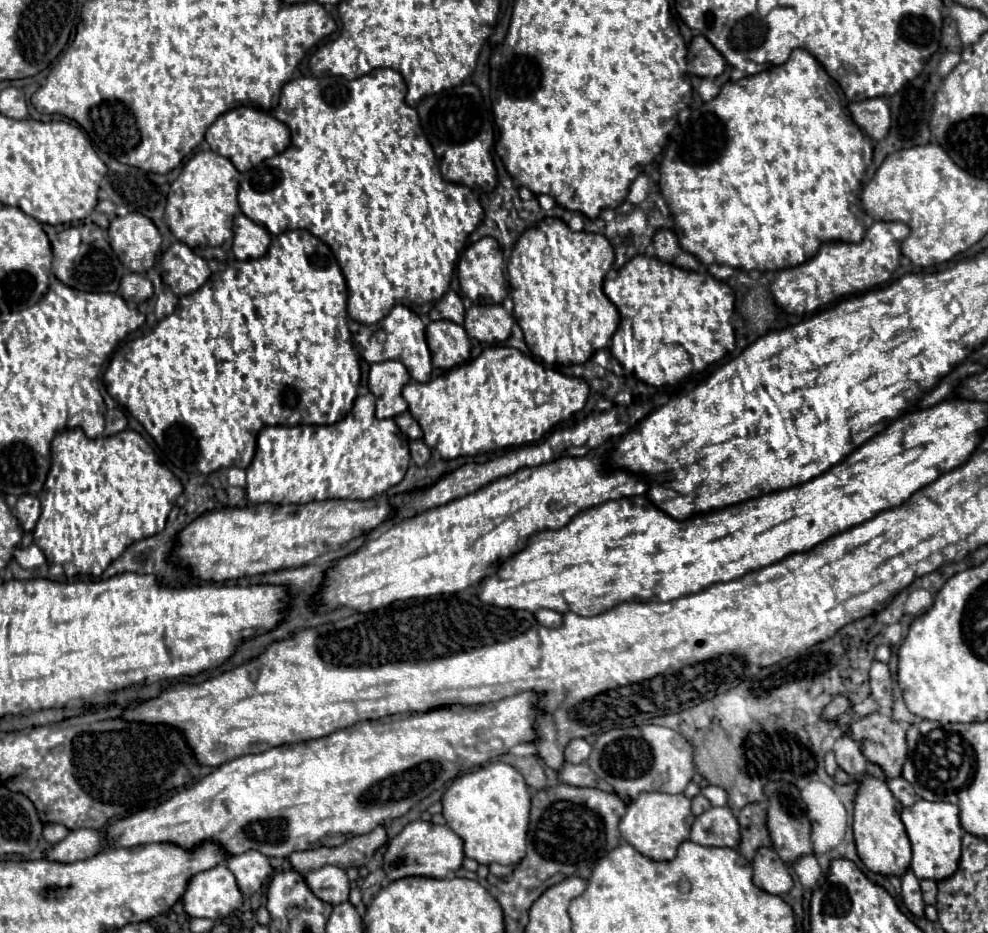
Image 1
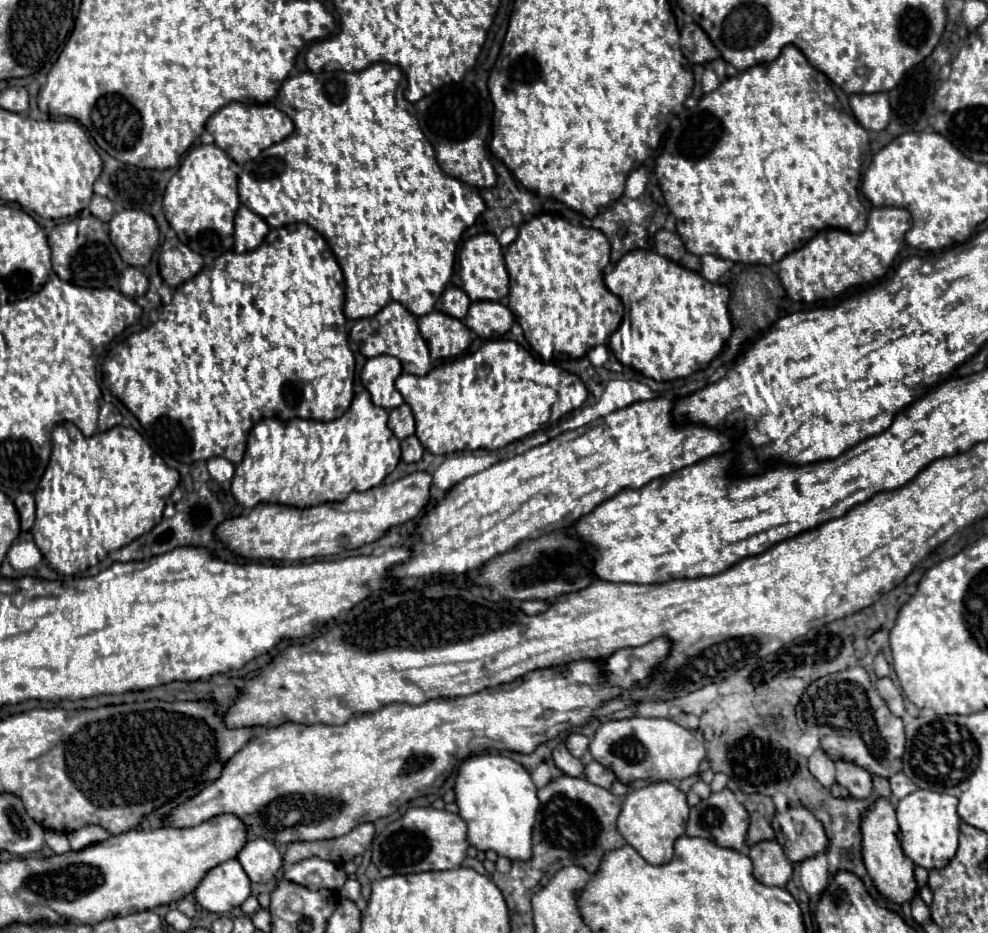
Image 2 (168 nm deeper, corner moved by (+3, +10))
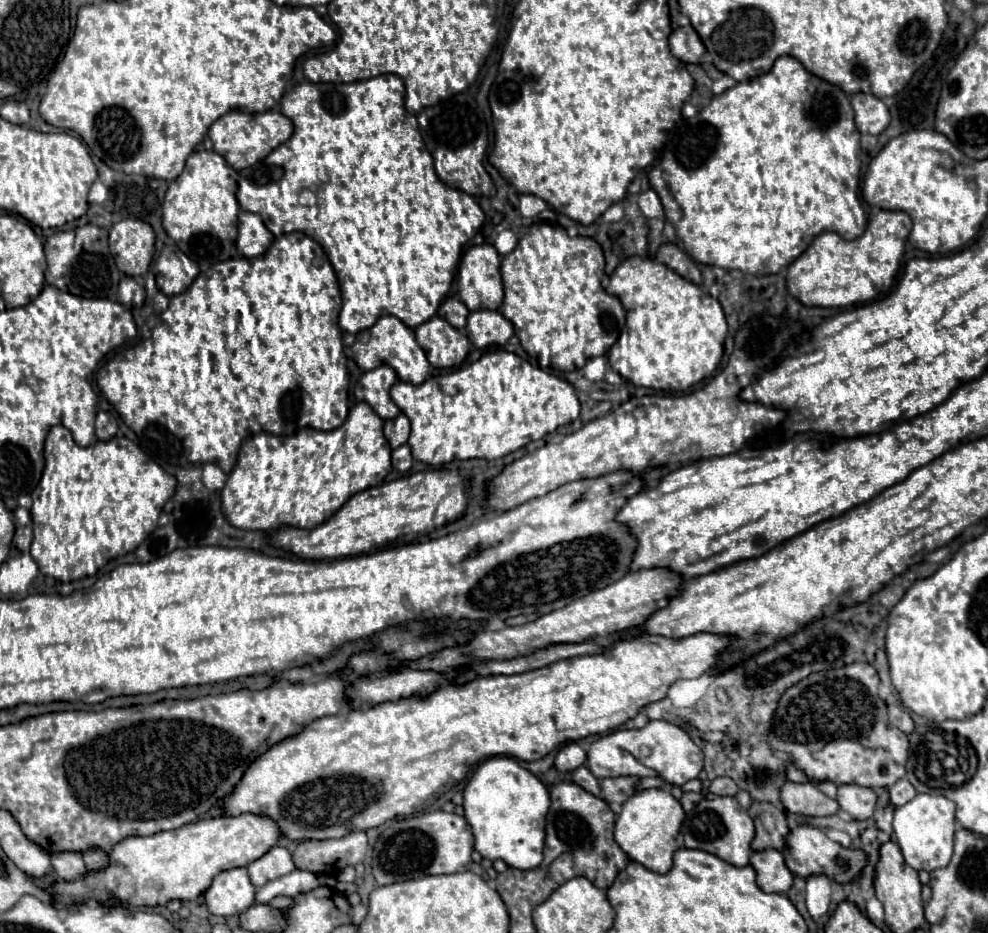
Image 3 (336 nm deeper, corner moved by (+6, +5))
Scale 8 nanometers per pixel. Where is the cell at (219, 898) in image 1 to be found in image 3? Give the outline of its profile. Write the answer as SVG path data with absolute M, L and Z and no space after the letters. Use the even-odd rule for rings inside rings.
M235 867L219 873L205 891L205 903L213 915L239 915L253 905L255 887L249 881L245 867Z

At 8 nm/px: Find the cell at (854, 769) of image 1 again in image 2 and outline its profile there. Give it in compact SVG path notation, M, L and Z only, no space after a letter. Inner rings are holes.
M836 762L836 782L846 788L852 798L868 798L872 794L872 776L850 762Z

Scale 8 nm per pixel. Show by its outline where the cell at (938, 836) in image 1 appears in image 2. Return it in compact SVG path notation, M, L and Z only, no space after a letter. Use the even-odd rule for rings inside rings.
M916 790L898 800L896 814L902 832L902 850L916 866L926 870L944 868L954 858L958 850L958 826L961 822L957 806L958 798L932 790Z

